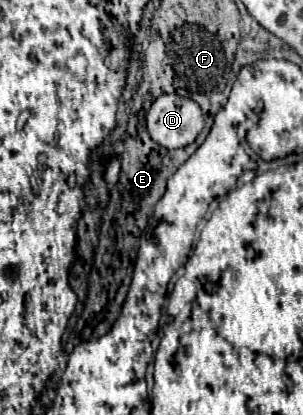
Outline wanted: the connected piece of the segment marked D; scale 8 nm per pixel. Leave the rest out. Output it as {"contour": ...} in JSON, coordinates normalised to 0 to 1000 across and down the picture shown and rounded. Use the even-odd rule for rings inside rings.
{"contour":[[[535,227],[482,275],[495,333],[554,357],[614,357],[673,308],[673,270],[634,241],[587,227]]]}

